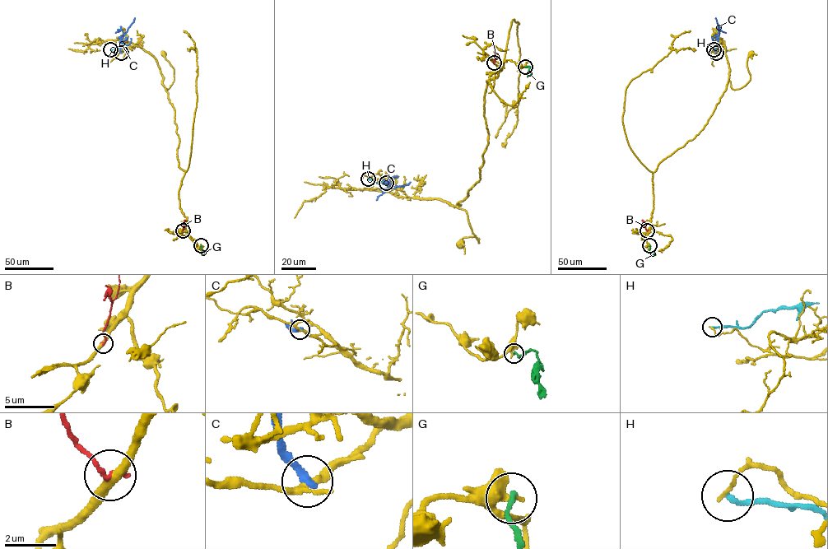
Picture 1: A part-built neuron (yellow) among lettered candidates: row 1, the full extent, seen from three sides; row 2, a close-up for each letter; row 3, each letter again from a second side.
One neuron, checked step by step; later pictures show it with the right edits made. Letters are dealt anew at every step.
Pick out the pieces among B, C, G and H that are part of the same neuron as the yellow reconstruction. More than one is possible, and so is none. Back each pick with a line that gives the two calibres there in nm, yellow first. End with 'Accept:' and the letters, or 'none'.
Accept: none

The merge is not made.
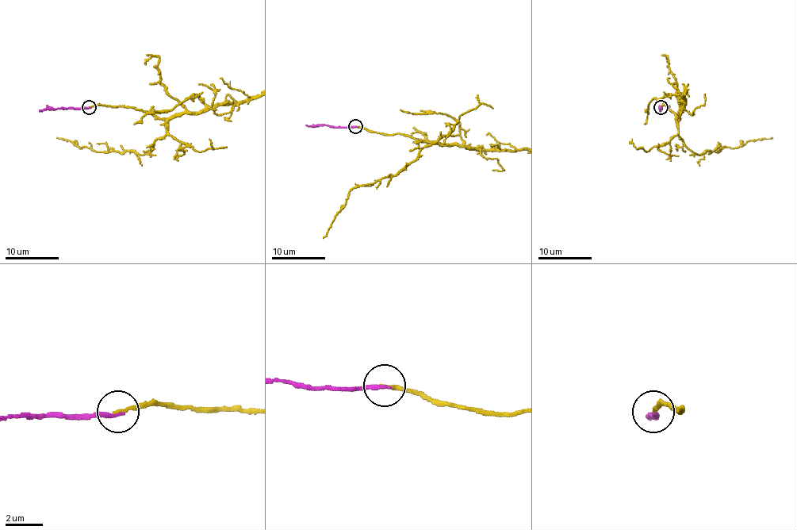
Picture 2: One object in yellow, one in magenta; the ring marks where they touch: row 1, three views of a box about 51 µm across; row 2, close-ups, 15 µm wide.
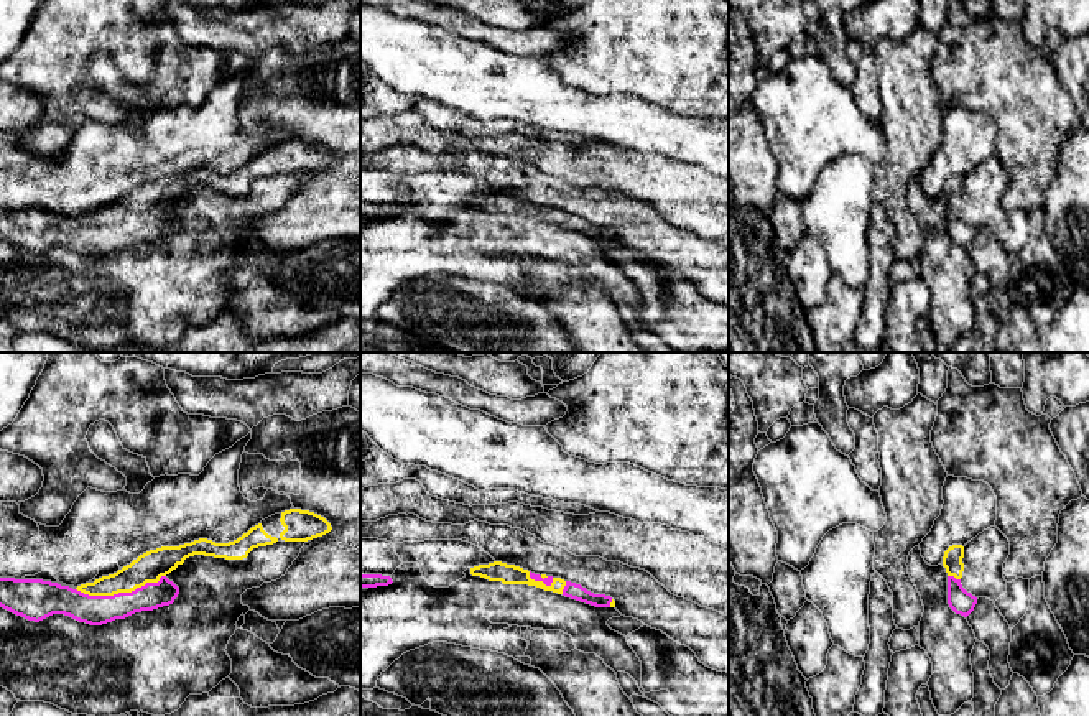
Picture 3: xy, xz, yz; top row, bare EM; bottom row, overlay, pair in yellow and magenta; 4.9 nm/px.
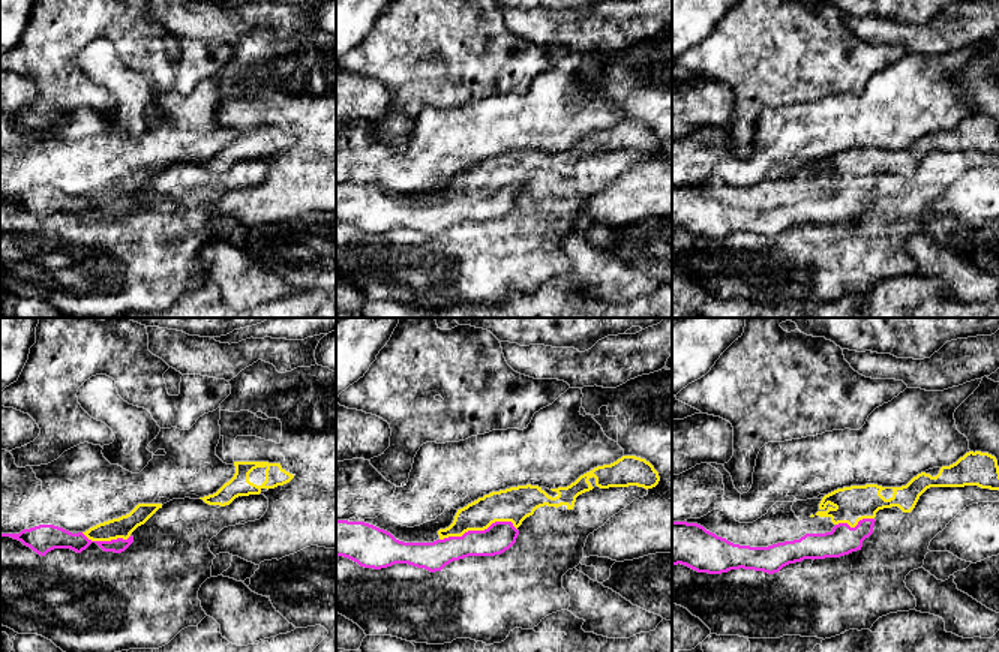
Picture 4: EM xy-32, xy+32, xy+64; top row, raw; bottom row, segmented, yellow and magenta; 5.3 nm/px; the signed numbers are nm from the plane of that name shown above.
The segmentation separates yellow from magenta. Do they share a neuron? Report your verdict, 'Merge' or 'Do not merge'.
Merge

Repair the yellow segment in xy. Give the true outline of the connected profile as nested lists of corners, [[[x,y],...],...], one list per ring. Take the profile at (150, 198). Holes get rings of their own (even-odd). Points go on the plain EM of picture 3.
[[[290,140],[262,151],[234,173],[199,170],[179,178],[150,181],[117,204],[76,221],[43,211],[0,209],[0,239],[35,253],[64,245],[79,253],[102,257],[173,235],[179,219],[166,207],[189,188],[243,191],[253,179],[276,173],[308,173],[331,161],[324,148]]]

